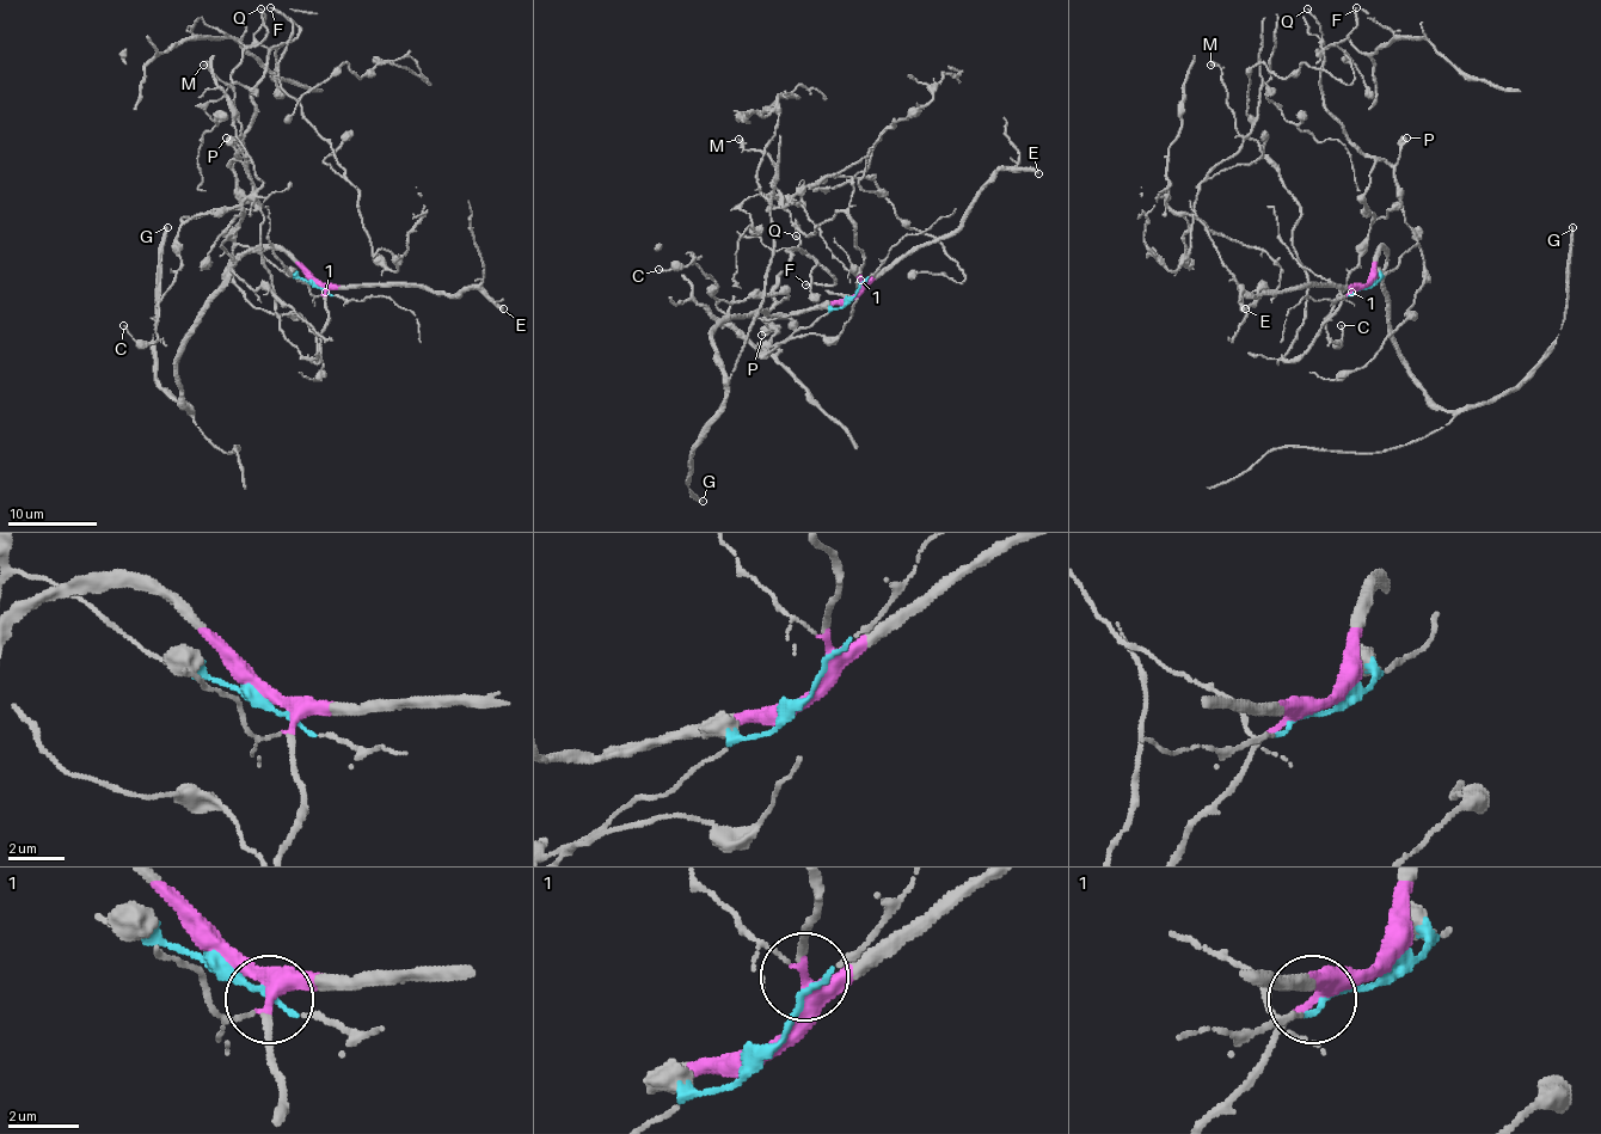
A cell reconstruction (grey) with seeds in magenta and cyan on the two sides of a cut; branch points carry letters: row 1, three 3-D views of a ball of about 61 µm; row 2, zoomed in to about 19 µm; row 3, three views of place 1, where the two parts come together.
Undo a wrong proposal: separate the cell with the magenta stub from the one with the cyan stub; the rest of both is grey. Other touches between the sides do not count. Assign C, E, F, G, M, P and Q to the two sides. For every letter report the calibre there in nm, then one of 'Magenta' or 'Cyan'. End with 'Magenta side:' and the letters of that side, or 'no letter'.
C: Thickness 90 nm. Cyan
E: Thickness 340 nm. Magenta
F: Thickness 150 nm. Cyan
G: Thickness 190 nm. Magenta
M: Thickness 200 nm. Magenta
P: Thickness 600 nm. Cyan
Q: Thickness 140 nm. Cyan
Magenta side: E, G, M

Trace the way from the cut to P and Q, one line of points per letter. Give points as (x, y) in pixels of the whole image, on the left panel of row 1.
P: (317, 284), (281, 271), (235, 240), (235, 225), (243, 215), (240, 189), (233, 173), (235, 148), (227, 138)
Q: (317, 284), (281, 271), (235, 240), (243, 215), (232, 166), (267, 53), (253, 32), (265, 19), (261, 8)

